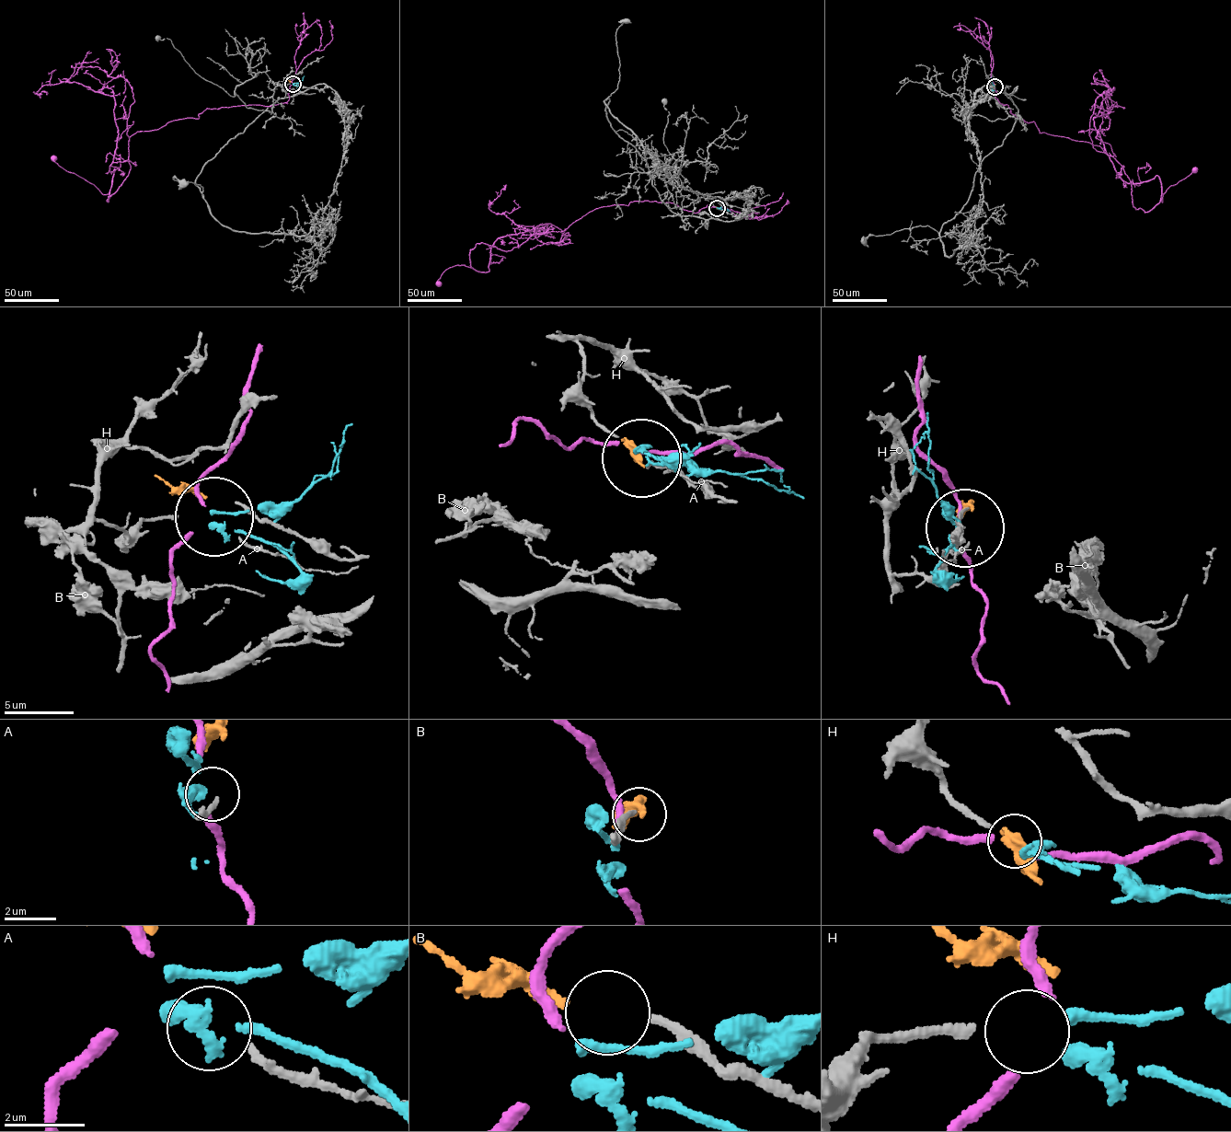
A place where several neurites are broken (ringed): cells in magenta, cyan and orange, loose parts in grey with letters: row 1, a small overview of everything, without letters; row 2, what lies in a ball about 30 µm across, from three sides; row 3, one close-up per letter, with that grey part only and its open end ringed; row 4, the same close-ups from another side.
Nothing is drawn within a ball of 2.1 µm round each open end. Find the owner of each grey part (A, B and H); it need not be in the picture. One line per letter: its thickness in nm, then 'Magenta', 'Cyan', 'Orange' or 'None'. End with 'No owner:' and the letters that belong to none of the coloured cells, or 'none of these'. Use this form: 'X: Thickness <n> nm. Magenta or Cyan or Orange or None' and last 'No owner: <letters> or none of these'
A: Thickness 160 nm. None
B: Thickness 190 nm. Orange
H: Thickness 200 nm. Cyan
No owner: A

